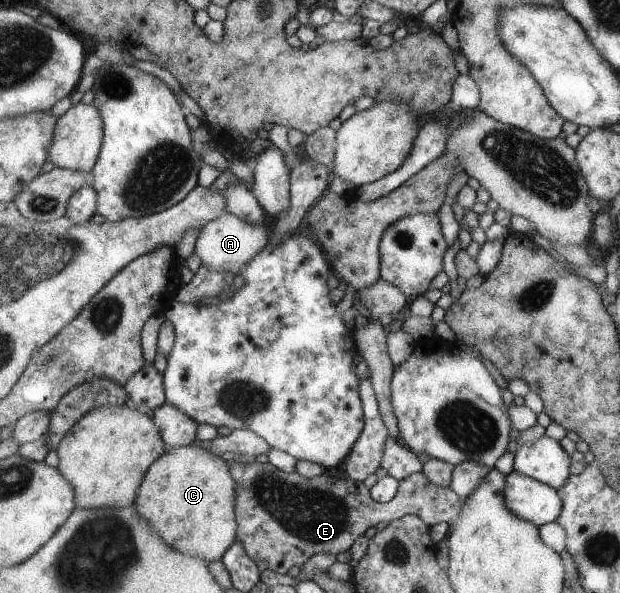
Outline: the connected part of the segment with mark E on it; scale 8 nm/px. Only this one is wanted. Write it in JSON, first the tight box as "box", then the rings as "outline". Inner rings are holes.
{"box":[227,460,464,575],"outline":[[[232,460],[227,463],[229,463],[229,473],[237,487],[237,492],[234,493],[234,516],[238,525],[239,543],[242,543],[247,557],[256,564],[261,560],[266,561],[267,569],[279,575],[285,575],[287,569],[293,565],[301,568],[303,563],[315,553],[347,552],[357,537],[363,536],[366,529],[374,527],[379,521],[387,523],[402,515],[413,514],[422,518],[431,527],[436,523],[450,523],[464,504],[463,499],[453,493],[451,488],[433,485],[422,471],[399,480],[395,495],[387,503],[381,503],[370,496],[370,490],[363,486],[363,482],[354,482],[351,478],[341,479],[329,473],[320,473],[314,478],[304,478],[297,472],[283,473],[283,470],[277,469],[269,462],[262,464],[255,460],[248,464],[240,464]]]}

